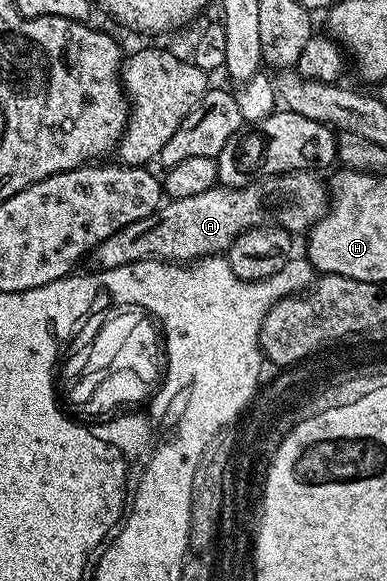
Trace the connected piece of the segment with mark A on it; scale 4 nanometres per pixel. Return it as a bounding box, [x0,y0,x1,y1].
[93,172,329,269]

